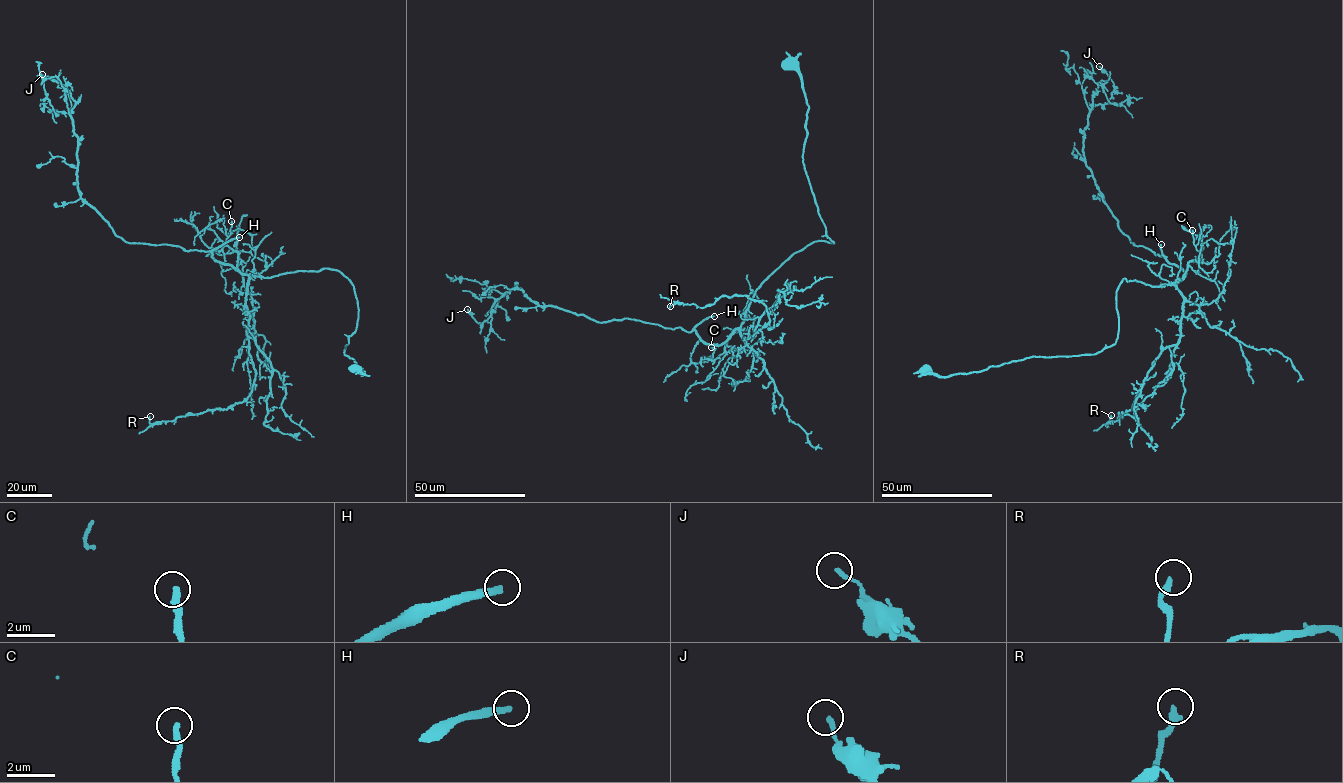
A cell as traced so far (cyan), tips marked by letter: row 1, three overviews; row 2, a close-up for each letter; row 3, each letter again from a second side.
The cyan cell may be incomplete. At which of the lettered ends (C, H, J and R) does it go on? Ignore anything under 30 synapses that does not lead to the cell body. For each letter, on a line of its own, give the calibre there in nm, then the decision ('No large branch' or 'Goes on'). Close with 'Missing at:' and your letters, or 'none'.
C: Thickness 240 nm. No large branch
H: Thickness 280 nm. Goes on
J: Thickness 170 nm. No large branch
R: Thickness 260 nm. No large branch
Missing at: H

